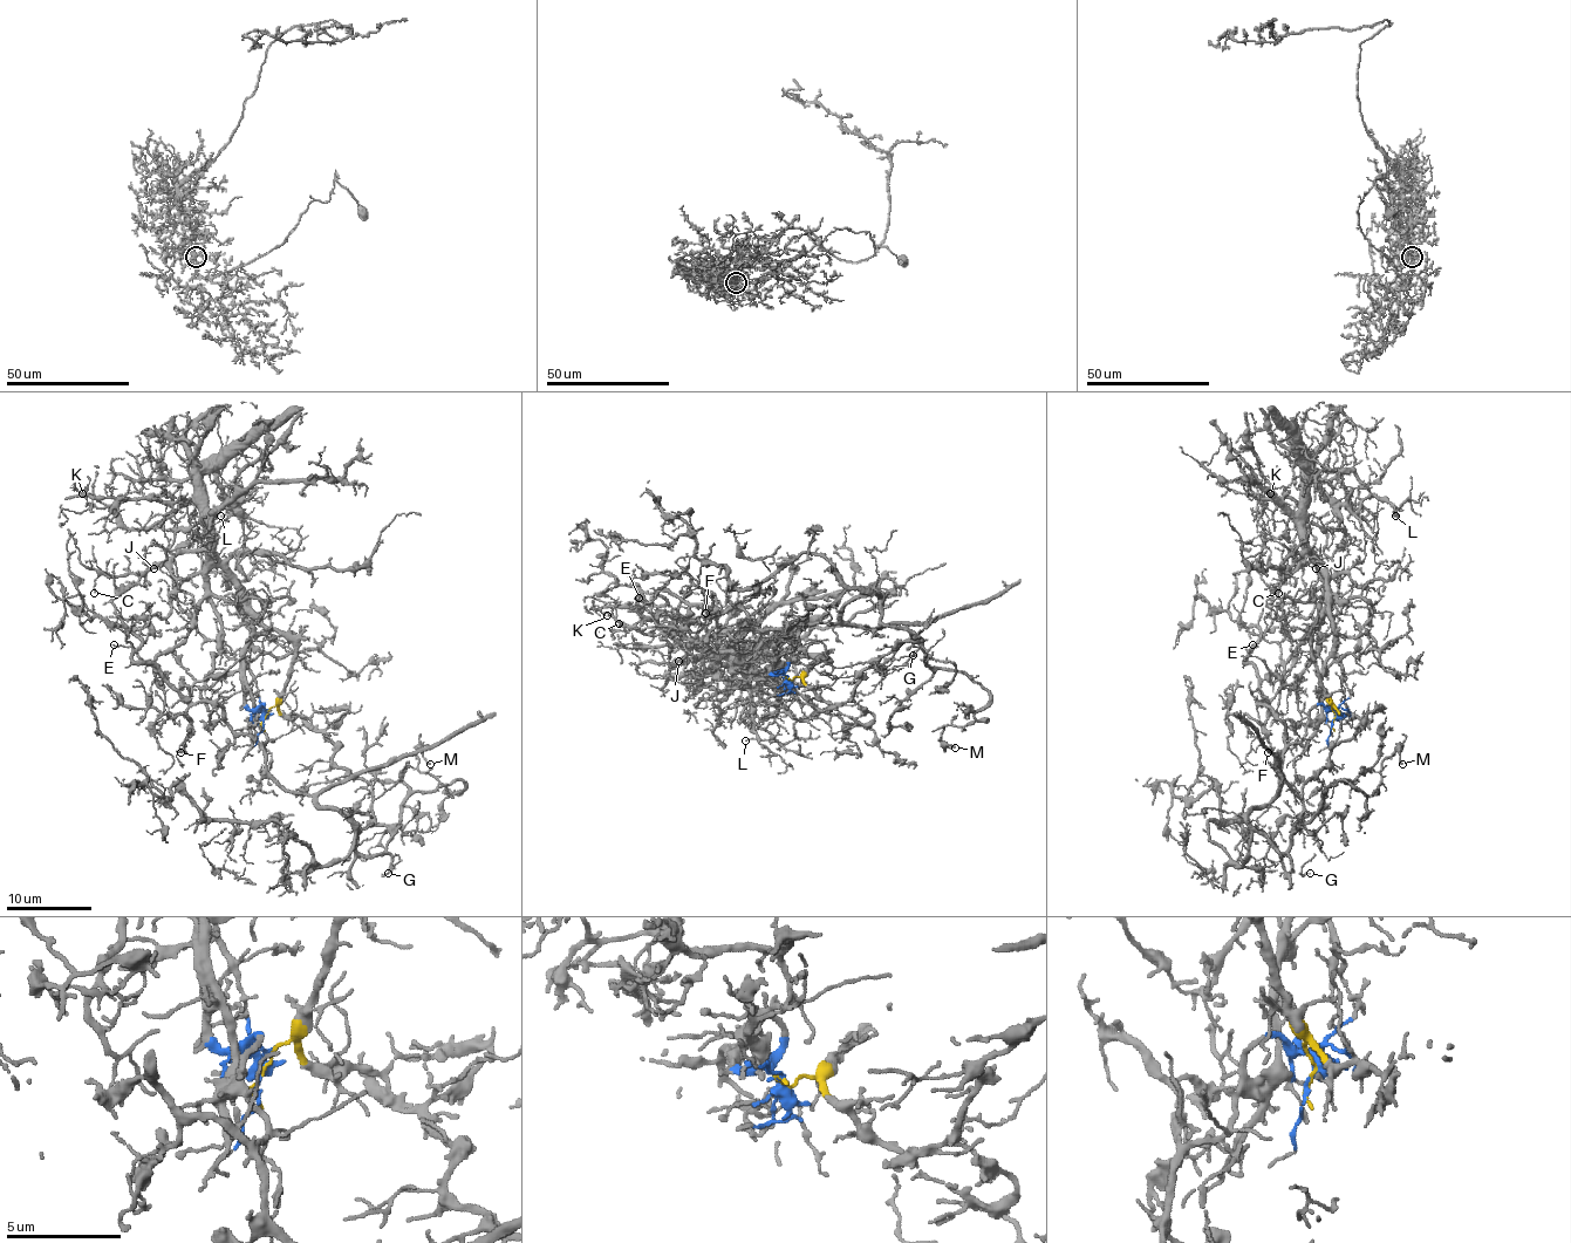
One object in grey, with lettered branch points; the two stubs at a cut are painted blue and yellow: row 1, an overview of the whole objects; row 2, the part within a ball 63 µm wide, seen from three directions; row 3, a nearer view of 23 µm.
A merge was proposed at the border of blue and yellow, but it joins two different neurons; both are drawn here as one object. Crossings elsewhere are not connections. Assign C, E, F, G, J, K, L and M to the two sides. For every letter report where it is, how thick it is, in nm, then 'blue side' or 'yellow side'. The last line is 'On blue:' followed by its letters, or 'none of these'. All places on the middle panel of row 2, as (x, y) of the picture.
C: at (619, 623); 100 nm thick; yellow side
E: at (639, 598); 130 nm thick; blue side
F: at (705, 613); 130 nm thick; blue side
G: at (913, 655); 40 nm thick; blue side
J: at (678, 661); 120 nm thick; yellow side
K: at (607, 615); 120 nm thick; yellow side
L: at (745, 740); 130 nm thick; yellow side
M: at (955, 748); 120 nm thick; blue side
On blue: E, F, G, M

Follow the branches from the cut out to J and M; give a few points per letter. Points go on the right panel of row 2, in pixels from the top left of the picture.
J: (1332, 721), (1311, 646), (1311, 629), (1326, 606), (1326, 574), (1307, 551), (1303, 564), (1316, 567)
M: (1332, 721), (1309, 711), (1248, 818), (1282, 855), (1324, 792), (1373, 794), (1381, 763), (1402, 765)

